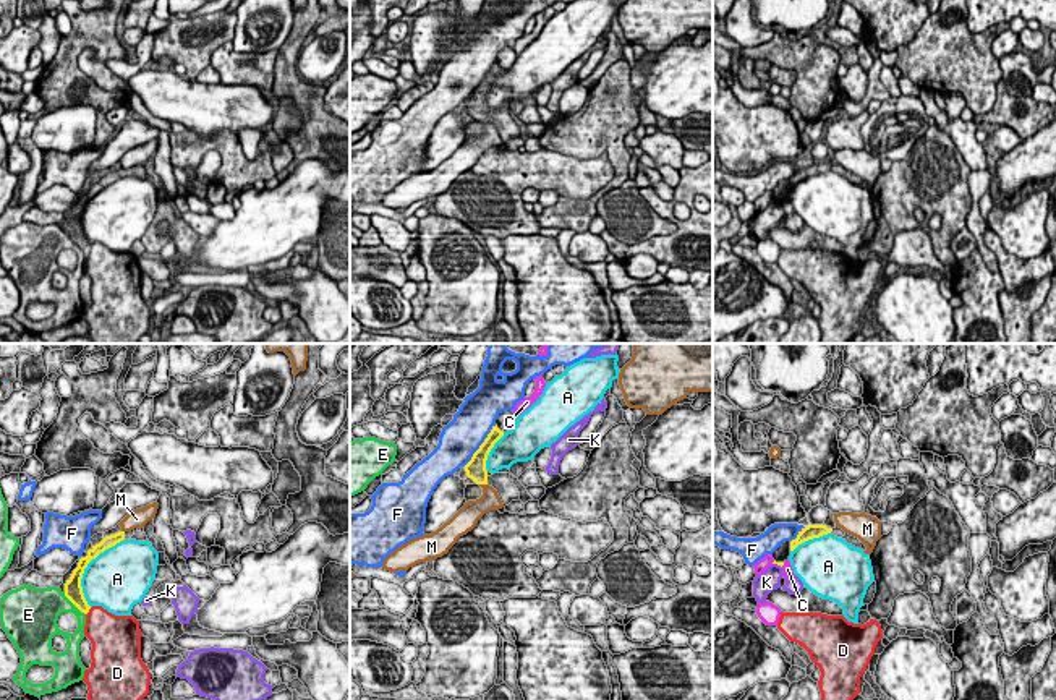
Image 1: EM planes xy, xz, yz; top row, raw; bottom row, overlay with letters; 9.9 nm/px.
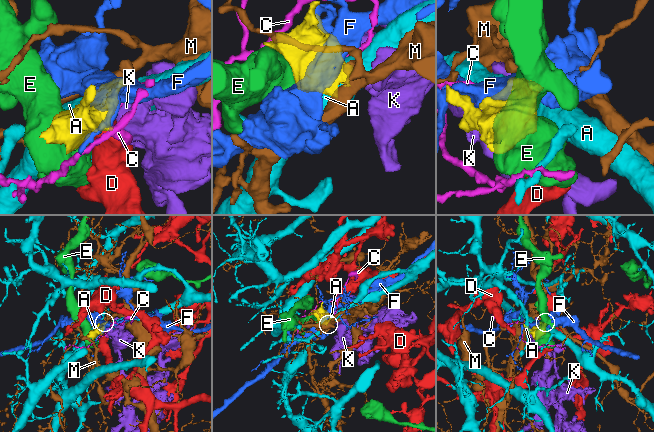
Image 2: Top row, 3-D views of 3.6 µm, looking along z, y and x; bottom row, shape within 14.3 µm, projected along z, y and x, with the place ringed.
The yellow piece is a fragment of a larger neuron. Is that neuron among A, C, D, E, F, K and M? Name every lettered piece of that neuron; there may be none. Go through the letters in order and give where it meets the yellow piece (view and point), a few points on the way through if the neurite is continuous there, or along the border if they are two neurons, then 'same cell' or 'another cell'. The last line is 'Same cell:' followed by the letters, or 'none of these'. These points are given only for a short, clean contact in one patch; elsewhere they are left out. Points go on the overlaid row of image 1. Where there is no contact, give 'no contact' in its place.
A: xy (86, 566) | another cell
C: yz (783, 564) | another cell
D: xy (88, 611) | another cell
E: xy (75, 605) | another cell
F: xz (480, 446) | another cell
K: yz (778, 564) | along yz (773, 563), (781, 567) | another cell
M: xz (483, 483) | along xz (480, 483), (486, 485) | another cell
Same cell: none of these

